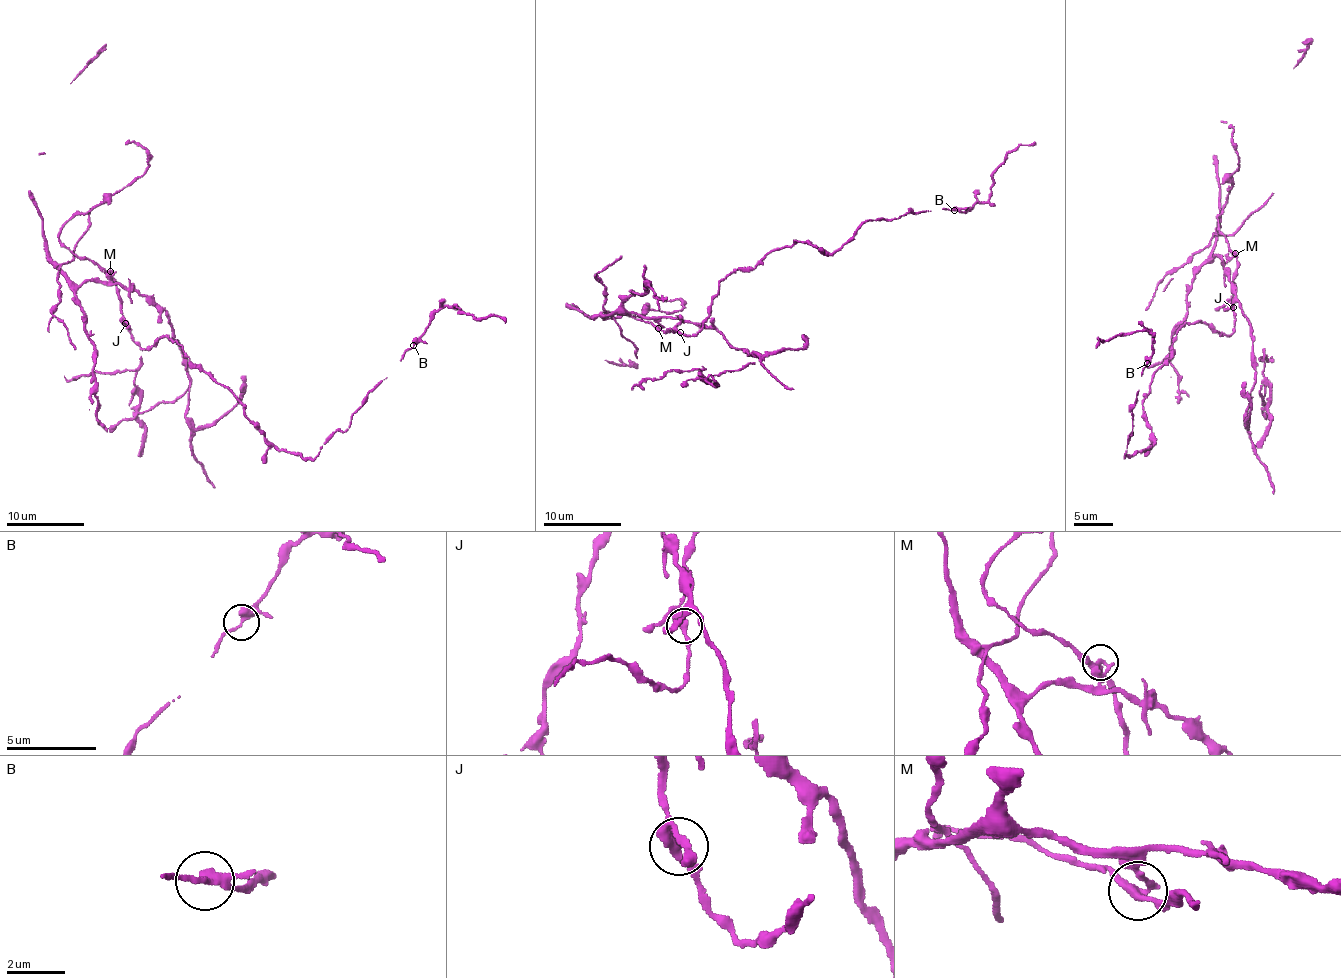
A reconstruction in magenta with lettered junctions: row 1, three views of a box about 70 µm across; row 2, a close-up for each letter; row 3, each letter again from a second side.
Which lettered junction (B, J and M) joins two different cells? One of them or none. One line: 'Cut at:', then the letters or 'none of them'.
Cut at: M

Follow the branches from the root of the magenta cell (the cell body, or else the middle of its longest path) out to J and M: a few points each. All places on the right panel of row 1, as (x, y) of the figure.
J: (1182, 328), (1187, 323), (1202, 321), (1229, 335), (1233, 326), (1233, 307)
M: (1182, 328), (1187, 323), (1202, 321), (1227, 336), (1232, 331), (1232, 293), (1237, 267), (1235, 253)

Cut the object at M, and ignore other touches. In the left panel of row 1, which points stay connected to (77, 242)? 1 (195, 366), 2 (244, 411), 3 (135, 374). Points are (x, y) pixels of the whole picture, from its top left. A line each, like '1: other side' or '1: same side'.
1: other side
2: other side
3: same side

